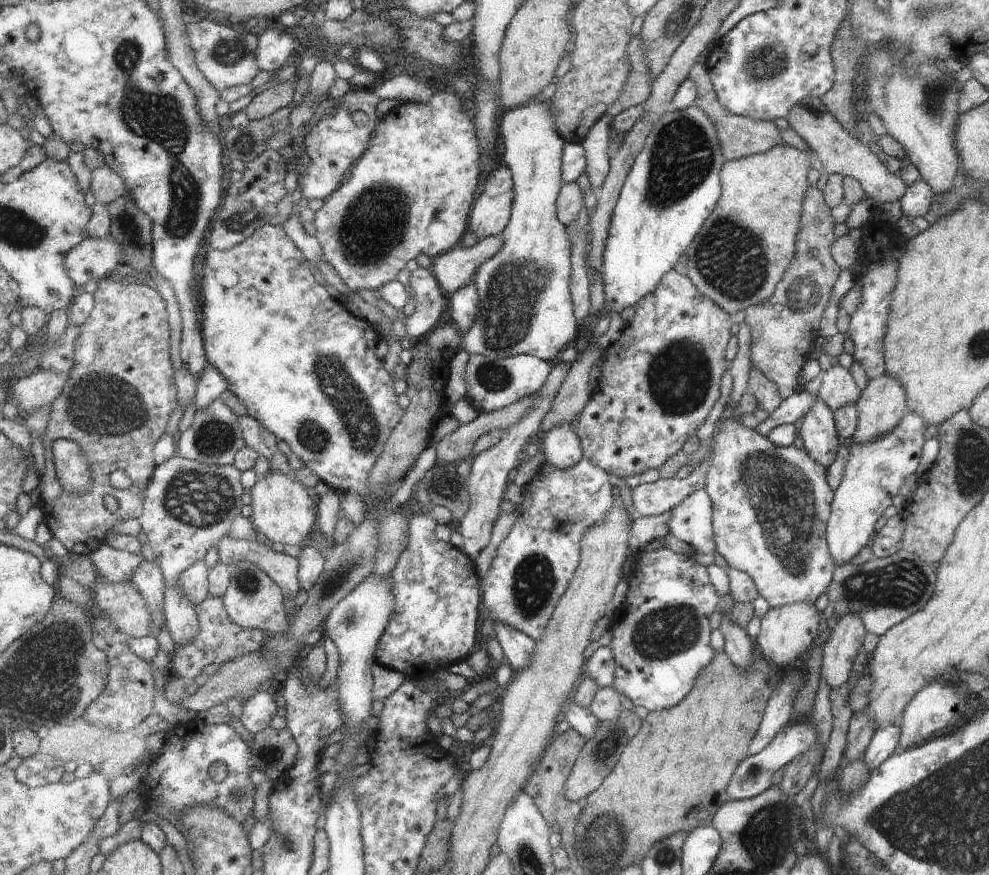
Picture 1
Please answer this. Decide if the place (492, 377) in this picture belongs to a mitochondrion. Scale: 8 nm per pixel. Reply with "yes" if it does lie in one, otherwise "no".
yes

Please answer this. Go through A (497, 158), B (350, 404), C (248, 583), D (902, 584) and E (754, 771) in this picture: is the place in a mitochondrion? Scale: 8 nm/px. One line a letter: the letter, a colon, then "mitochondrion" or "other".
A: other
B: mitochondrion
C: mitochondrion
D: mitochondrion
E: other

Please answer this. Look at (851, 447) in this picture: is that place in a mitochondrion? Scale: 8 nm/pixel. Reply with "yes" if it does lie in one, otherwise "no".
no

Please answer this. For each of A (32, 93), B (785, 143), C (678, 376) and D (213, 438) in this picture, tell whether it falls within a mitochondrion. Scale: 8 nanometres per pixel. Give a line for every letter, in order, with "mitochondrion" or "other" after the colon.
A: other
B: other
C: mitochondrion
D: mitochondrion

